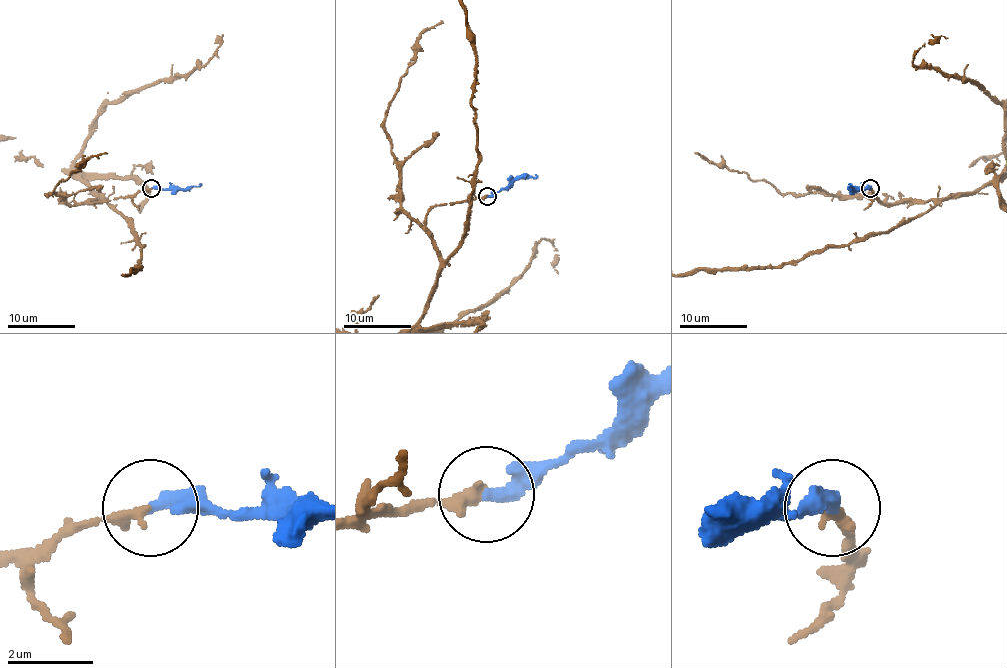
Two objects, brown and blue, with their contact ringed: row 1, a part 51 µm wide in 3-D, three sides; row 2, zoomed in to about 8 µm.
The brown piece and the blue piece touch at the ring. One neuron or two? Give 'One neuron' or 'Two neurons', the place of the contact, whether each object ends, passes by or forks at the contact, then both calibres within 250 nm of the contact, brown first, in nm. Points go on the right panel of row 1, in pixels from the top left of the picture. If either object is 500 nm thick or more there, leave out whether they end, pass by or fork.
One neuron. Place: (870, 188). At the ring brown ends. At the ring blue ends. Thickness 300 nm (brown) against 360 nm

